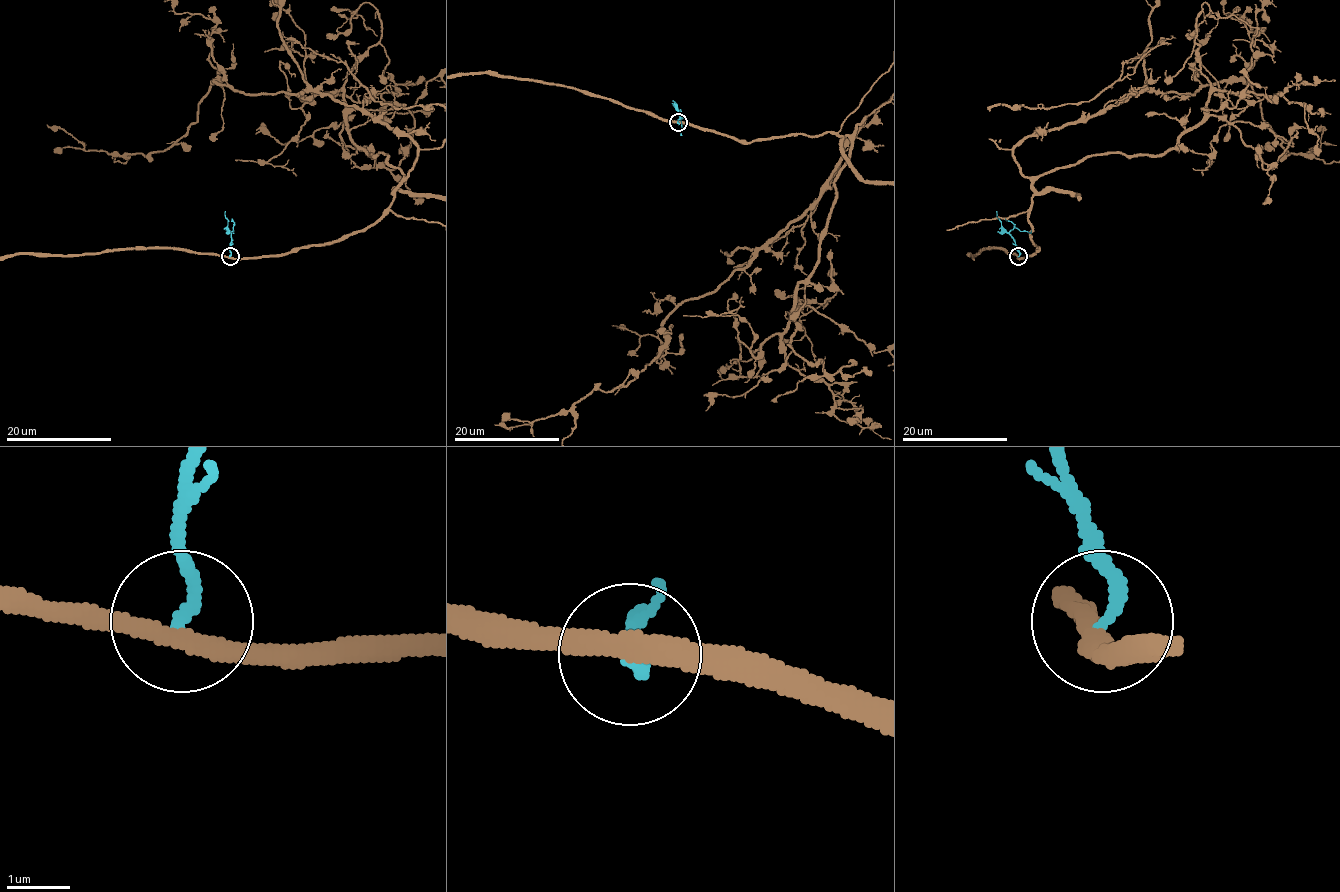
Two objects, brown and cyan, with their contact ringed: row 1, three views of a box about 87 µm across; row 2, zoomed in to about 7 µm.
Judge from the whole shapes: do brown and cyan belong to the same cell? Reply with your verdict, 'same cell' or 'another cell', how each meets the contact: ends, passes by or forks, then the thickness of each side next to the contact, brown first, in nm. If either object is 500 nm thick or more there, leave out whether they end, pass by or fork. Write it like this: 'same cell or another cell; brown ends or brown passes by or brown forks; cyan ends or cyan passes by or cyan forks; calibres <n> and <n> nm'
another cell; brown passes by; cyan ends; calibres 320 and 190 nm

